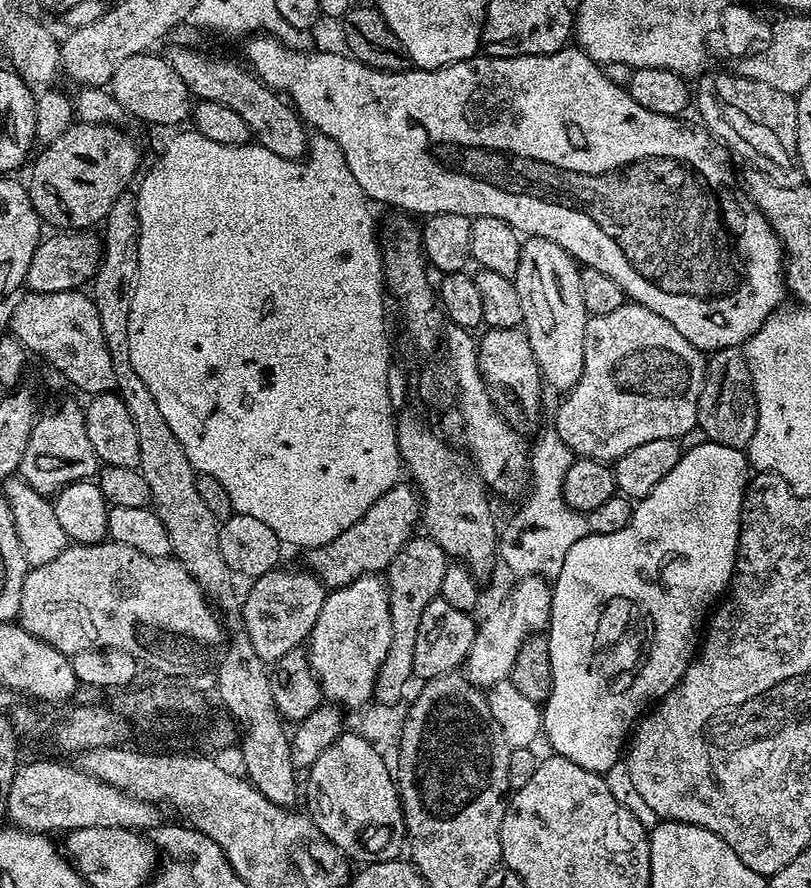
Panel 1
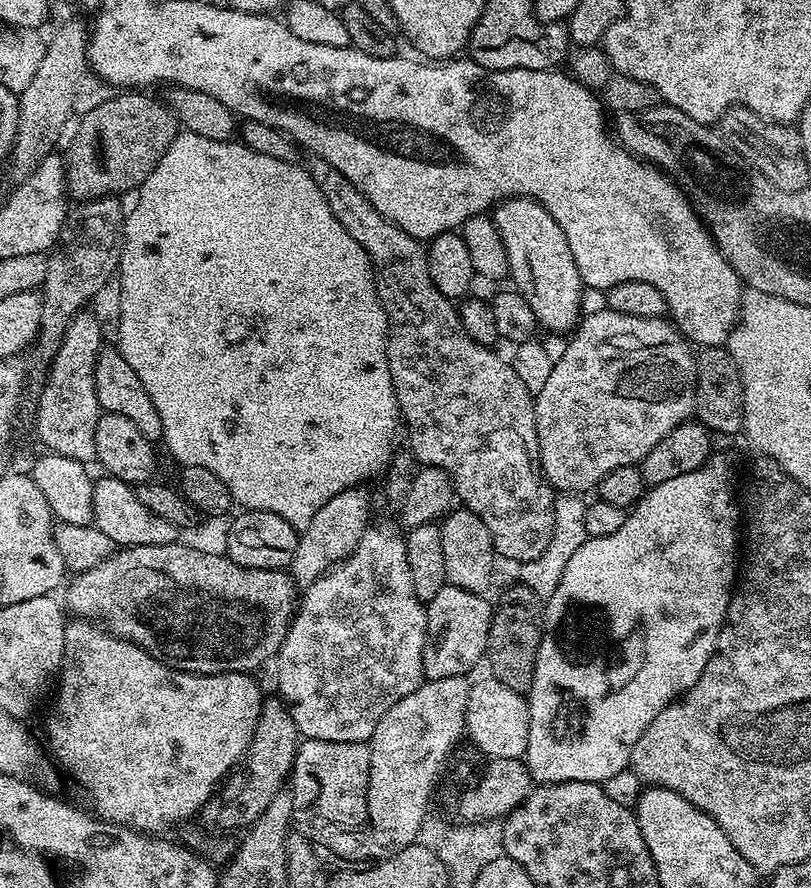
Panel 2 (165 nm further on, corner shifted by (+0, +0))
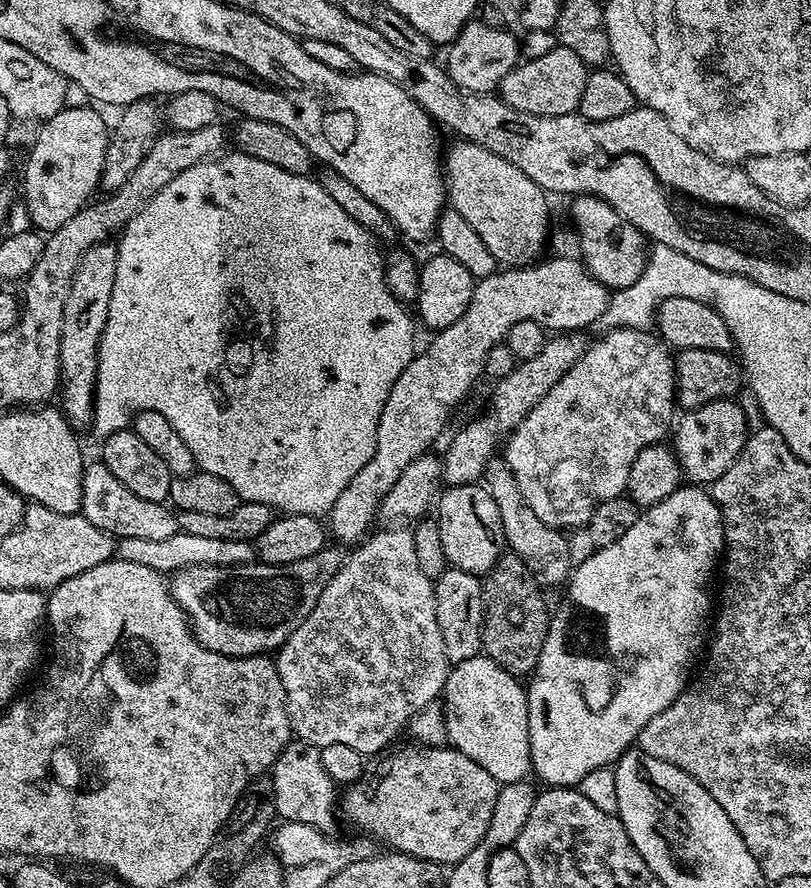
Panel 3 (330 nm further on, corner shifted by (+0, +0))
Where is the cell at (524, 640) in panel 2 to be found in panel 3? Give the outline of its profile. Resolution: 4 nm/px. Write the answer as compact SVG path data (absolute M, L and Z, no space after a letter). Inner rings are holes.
M511 554L501 555L499 562L483 577L482 583L484 585L483 655L498 662L498 666L502 666L511 676L527 677L536 670L536 663L542 654L542 642L546 642L548 633L550 608L544 605L544 596L540 593L542 585L536 575L528 569L526 562L522 562L520 556Z

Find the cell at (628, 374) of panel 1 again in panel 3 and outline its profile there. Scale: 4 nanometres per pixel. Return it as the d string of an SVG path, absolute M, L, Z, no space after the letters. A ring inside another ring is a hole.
M608 328L605 333L605 336L598 337L593 344L591 341L585 347L578 362L574 362L574 366L570 366L570 370L566 370L566 374L562 374L562 378L558 378L558 382L554 382L554 388L542 398L542 402L538 402L538 406L534 406L534 410L530 410L530 414L526 414L526 418L508 437L506 447L503 449L503 452L505 450L504 456L502 452L503 463L507 464L509 470L514 474L514 478L518 482L518 490L522 490L522 498L526 498L530 510L534 510L534 514L538 514L538 518L542 518L542 522L546 522L552 528L575 530L585 527L590 514L594 514L594 510L598 510L598 506L602 506L602 502L610 502L610 498L625 495L628 490L630 466L634 466L634 458L638 458L638 454L642 454L642 450L646 450L646 446L661 443L669 435L674 424L672 411L677 411L678 408L676 362L668 345L660 339L659 335L642 328Z

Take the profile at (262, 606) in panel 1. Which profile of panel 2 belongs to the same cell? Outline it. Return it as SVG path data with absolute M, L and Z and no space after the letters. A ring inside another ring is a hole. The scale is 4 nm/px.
M357 486L342 490L342 494L334 494L318 514L314 514L310 526L299 529L298 550L294 550L294 558L290 565L290 575L297 589L309 588L318 578L322 578L341 560L356 549L362 538L364 529L369 527L368 511L372 504L368 501L367 487Z

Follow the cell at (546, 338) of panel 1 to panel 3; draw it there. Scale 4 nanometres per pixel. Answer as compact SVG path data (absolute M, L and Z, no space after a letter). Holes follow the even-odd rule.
M468 140L456 142L449 152L447 149L442 171L447 203L474 226L497 263L525 267L543 255L550 228L549 197L532 178L513 163Z

